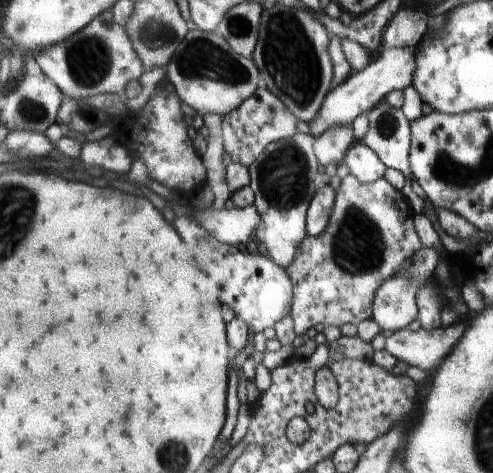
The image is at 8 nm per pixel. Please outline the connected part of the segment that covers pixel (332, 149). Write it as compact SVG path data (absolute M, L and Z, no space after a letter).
M331 128L321 138L315 140L315 152L323 166L335 164L341 166L345 162L347 152L355 146L355 130L351 128Z

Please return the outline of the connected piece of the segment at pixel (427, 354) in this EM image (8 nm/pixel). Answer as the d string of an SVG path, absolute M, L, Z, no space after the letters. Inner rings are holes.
M453 324L441 326L437 330L401 330L387 338L385 350L391 352L395 360L407 362L409 366L417 366L423 370L437 370L445 362L445 358L453 352L455 344L465 336L469 324Z

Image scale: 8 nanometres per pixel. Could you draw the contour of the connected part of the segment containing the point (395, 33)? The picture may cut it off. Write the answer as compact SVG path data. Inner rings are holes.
M407 4L389 22L385 30L385 46L389 48L417 48L429 32L427 14L417 8L417 4Z

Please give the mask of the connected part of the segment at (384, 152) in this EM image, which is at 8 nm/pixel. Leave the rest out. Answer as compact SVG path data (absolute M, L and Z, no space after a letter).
M383 102L367 116L371 120L371 130L363 142L373 148L389 168L401 170L407 174L407 178L413 178L413 128L405 112L389 102Z

